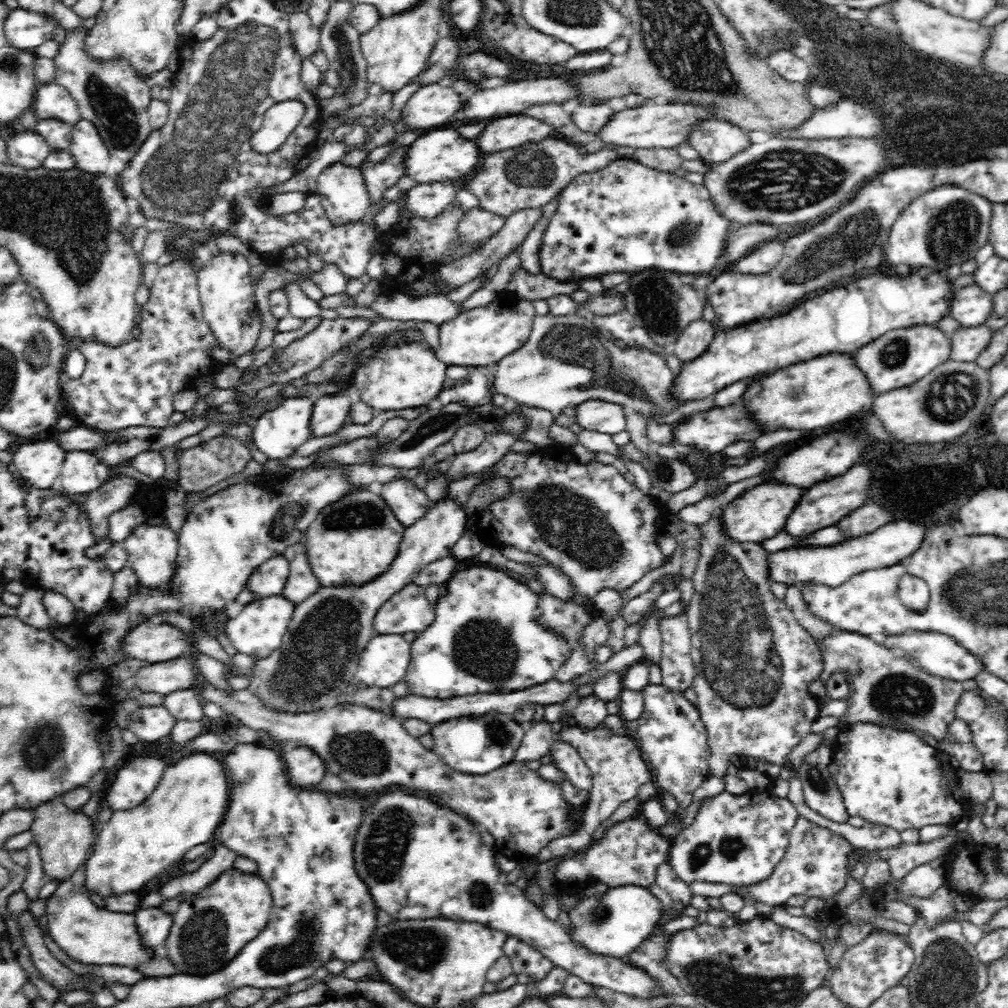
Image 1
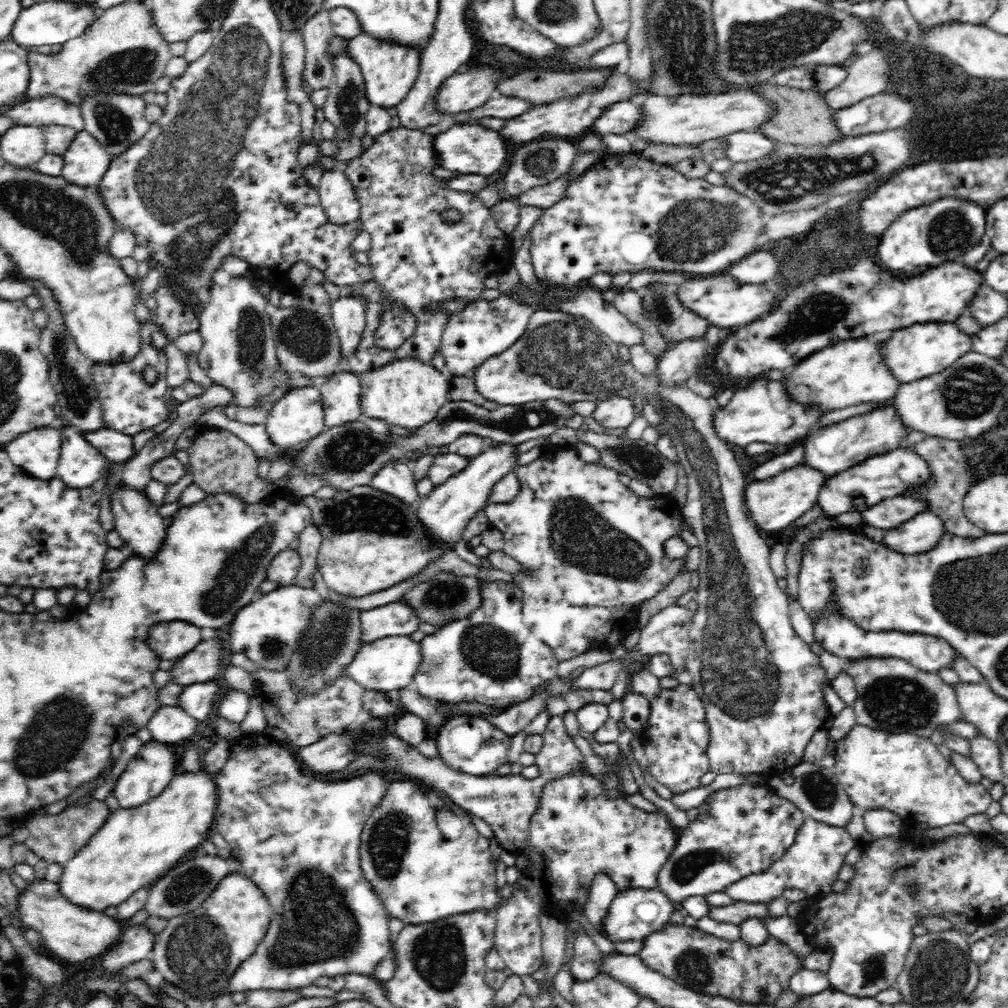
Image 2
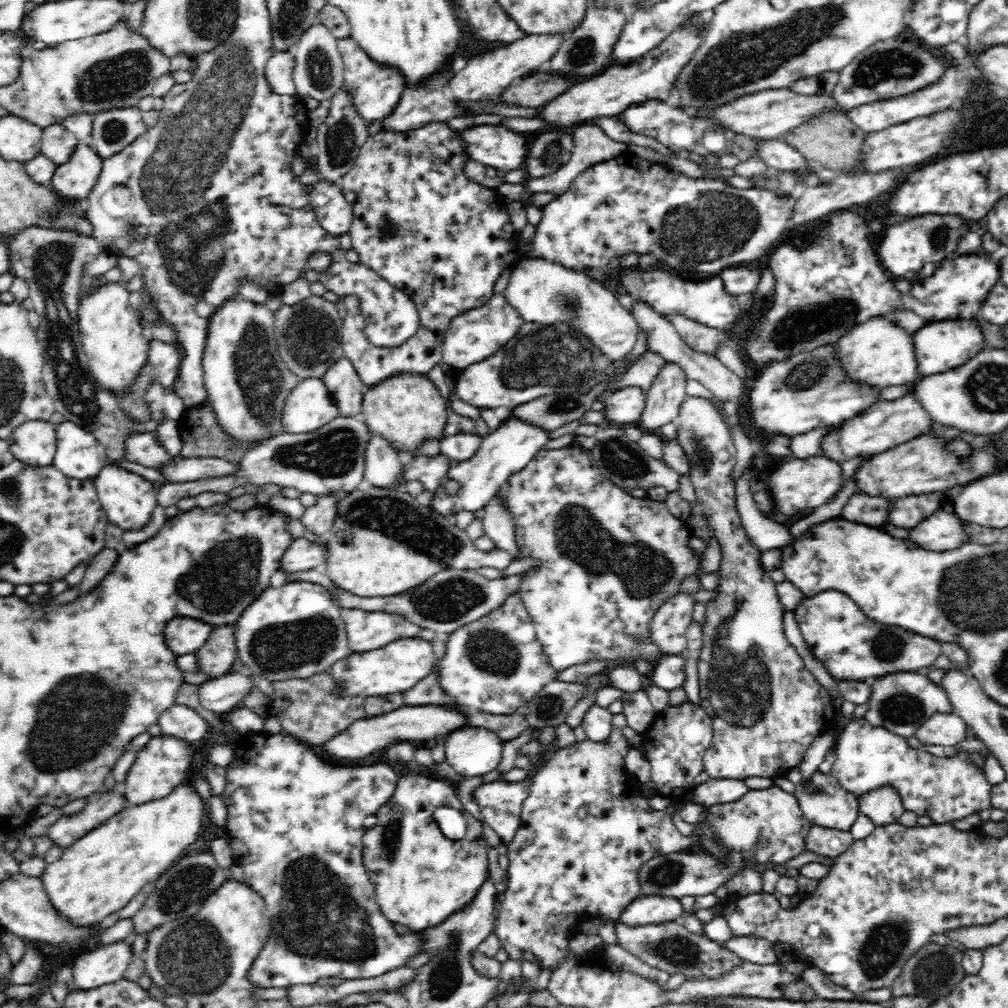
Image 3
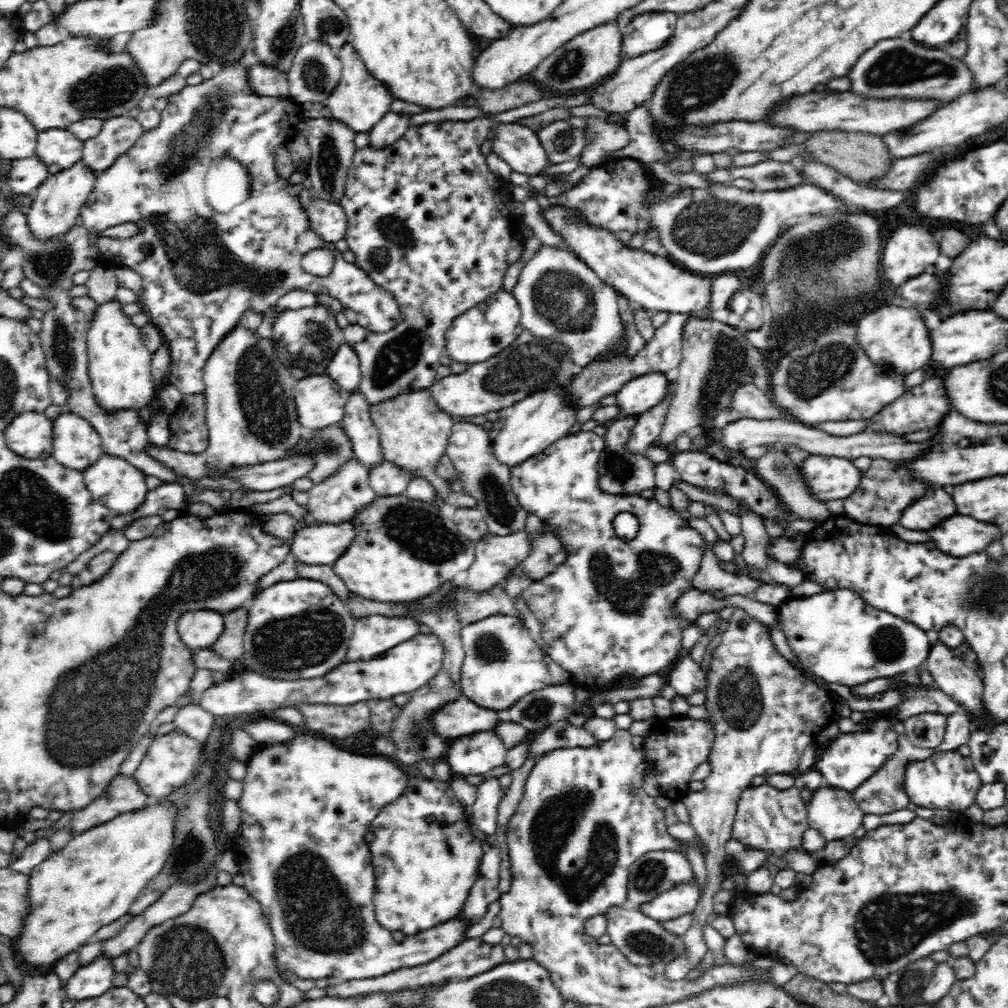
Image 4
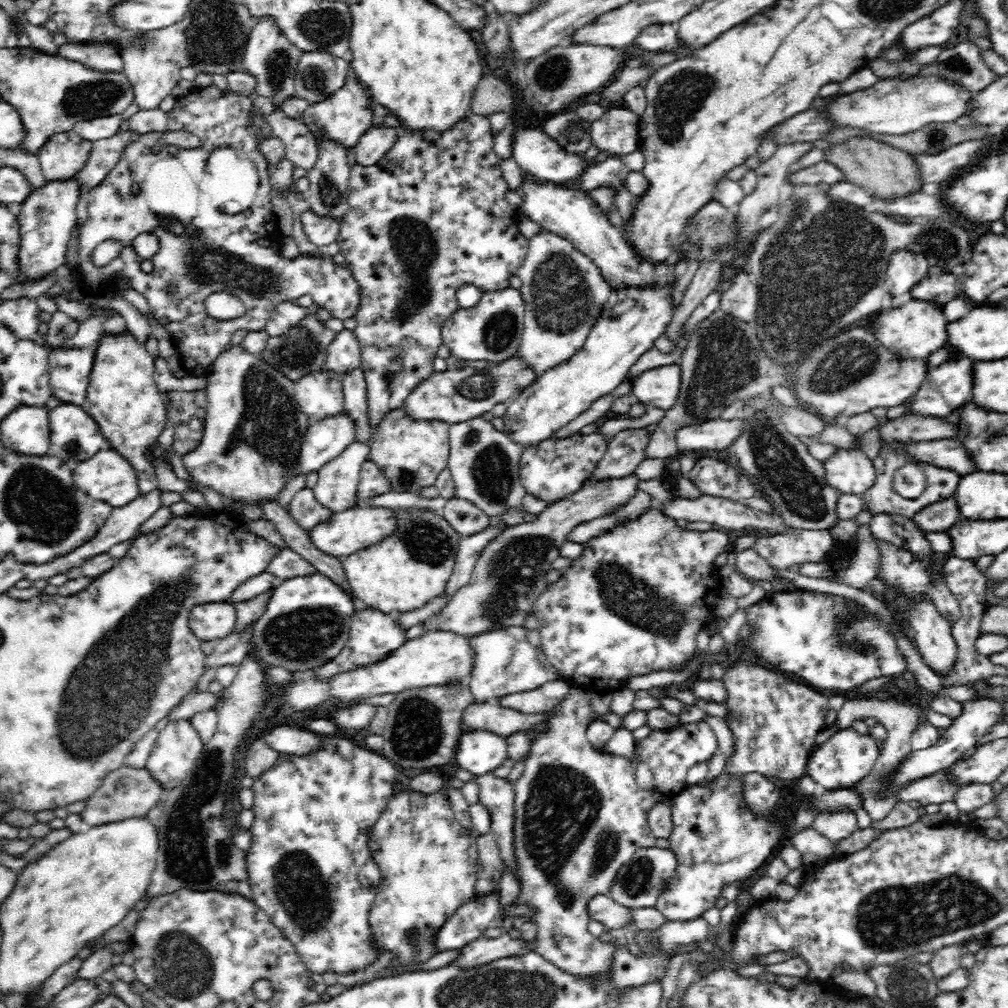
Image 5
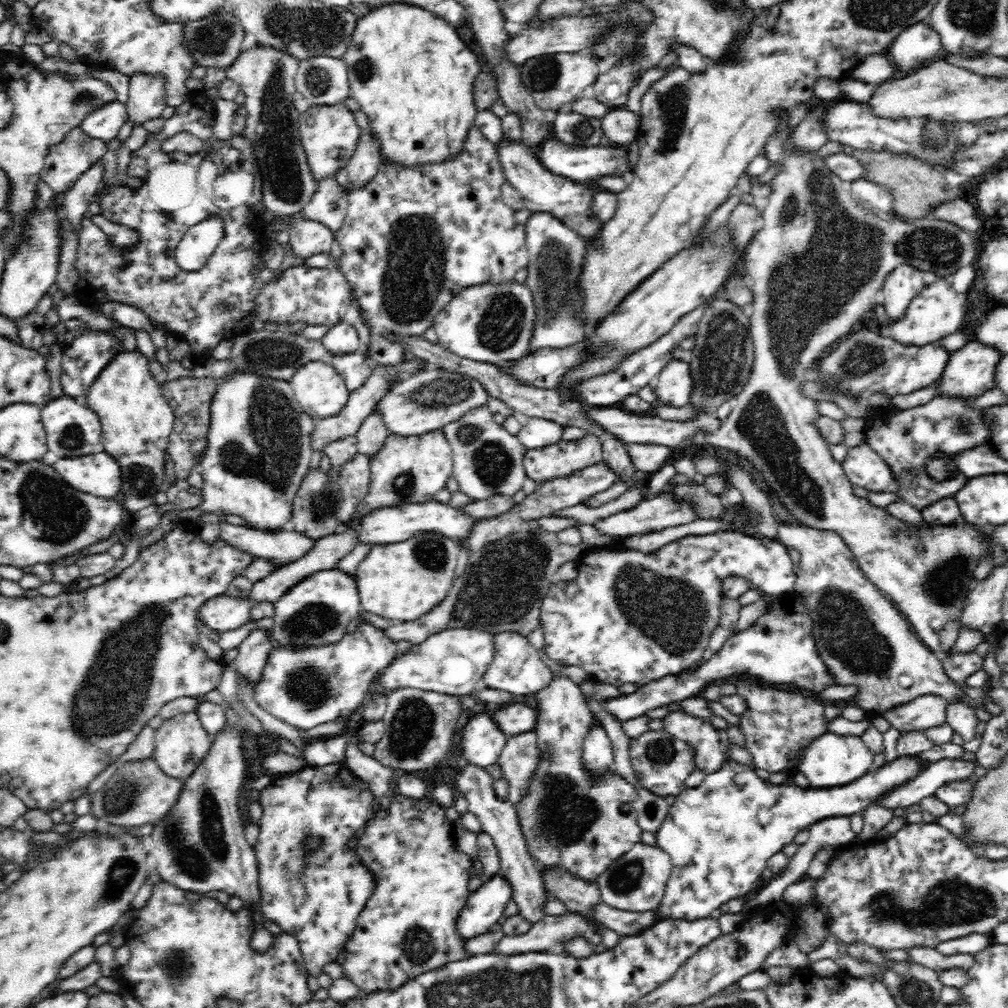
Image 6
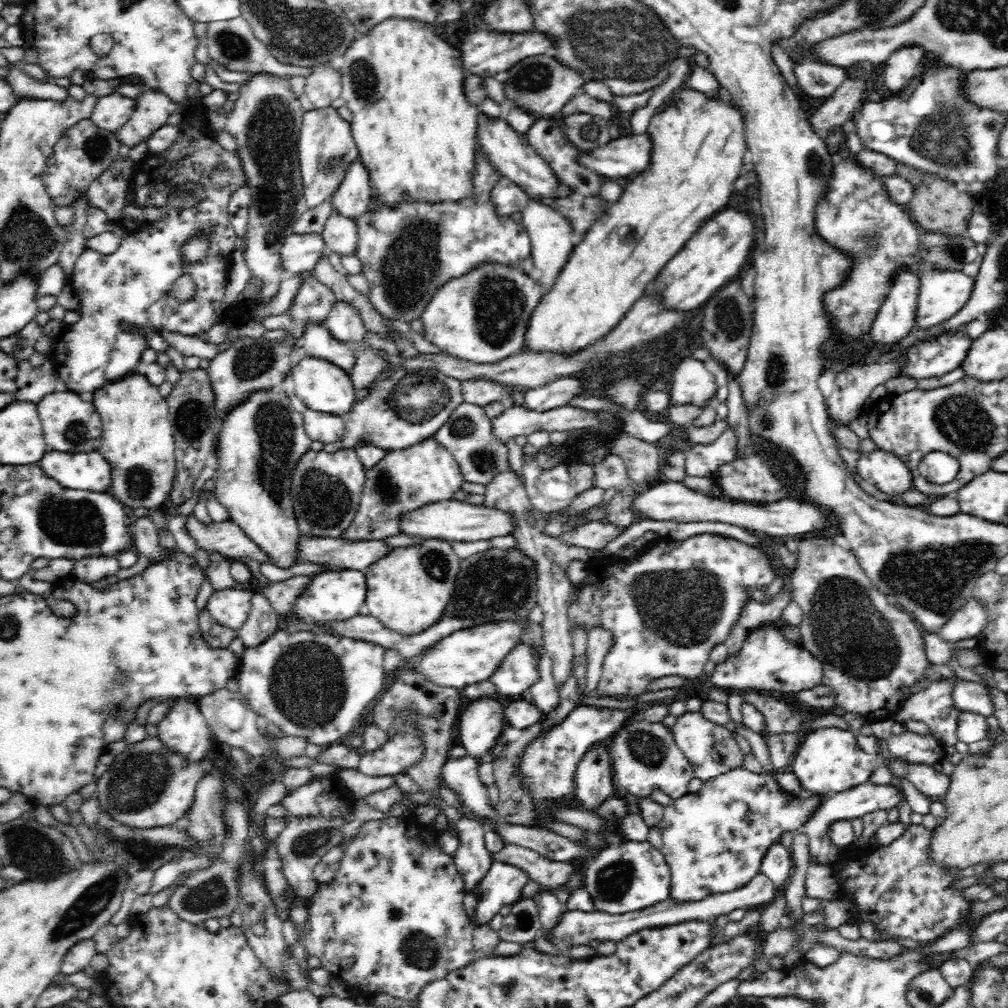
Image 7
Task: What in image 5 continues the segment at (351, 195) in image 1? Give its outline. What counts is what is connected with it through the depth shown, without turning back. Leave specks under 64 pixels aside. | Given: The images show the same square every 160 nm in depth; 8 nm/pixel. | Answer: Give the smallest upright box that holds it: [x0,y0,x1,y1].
[300,211,339,247]

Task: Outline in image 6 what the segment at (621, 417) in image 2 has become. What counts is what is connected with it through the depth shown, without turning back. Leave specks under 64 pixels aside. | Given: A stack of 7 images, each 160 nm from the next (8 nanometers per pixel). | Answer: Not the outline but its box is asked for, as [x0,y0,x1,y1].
[654,359,702,421]

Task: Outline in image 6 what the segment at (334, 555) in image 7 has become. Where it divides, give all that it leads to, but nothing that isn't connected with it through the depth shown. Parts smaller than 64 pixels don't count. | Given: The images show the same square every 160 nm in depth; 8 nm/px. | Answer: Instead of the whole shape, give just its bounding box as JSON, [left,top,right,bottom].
[222,520,317,569]

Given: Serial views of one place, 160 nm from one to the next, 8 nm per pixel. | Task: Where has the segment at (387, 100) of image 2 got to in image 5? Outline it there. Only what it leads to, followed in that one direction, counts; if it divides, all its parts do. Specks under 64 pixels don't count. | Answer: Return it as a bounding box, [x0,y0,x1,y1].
[298,72,376,151]

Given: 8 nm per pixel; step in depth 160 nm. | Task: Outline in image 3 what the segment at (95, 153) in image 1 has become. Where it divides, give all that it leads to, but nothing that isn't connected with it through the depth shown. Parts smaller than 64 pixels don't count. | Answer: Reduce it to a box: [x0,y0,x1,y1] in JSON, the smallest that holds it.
[49,142,103,204]

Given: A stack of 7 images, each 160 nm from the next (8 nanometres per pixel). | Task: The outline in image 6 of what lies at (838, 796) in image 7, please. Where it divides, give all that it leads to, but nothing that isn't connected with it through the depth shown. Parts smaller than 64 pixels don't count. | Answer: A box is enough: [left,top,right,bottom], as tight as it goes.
[872,758,979,812]

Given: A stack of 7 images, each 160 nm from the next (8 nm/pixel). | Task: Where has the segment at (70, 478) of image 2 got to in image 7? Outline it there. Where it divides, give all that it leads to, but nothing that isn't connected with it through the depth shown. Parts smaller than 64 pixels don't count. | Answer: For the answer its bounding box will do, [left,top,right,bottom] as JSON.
[37,387,103,452]

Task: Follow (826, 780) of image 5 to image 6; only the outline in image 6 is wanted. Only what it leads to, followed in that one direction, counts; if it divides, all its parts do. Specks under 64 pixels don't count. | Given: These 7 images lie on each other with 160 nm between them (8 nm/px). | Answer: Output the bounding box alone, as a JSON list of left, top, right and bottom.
[798,731,874,789]

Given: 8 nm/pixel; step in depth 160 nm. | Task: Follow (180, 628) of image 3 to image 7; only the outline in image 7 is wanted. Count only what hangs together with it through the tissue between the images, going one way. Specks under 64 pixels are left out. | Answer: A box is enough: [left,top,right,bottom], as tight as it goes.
[206,588,251,630]

